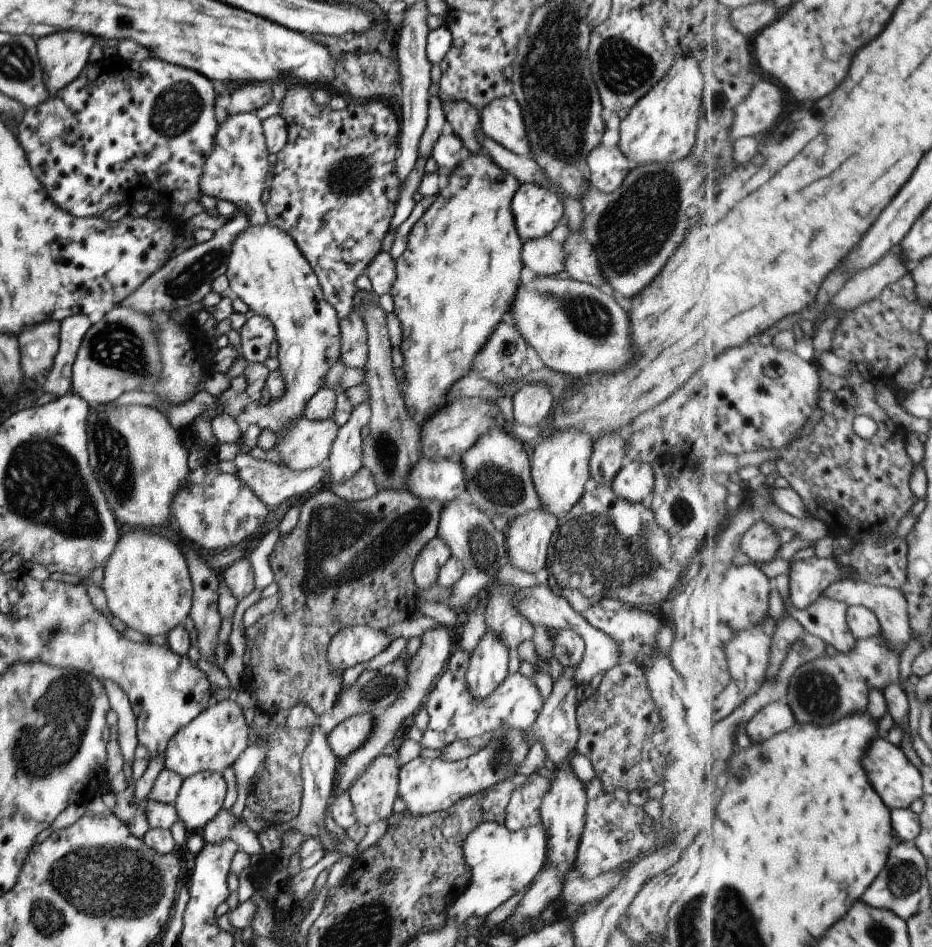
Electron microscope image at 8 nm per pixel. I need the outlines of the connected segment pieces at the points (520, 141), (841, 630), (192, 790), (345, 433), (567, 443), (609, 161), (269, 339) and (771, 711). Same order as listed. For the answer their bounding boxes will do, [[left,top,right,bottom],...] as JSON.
[[480,96,531,156],[794,597,858,652],[174,771,226,833],[328,402,371,484],[530,429,592,518],[588,145,632,192],[239,315,276,364],[744,702,797,743]]

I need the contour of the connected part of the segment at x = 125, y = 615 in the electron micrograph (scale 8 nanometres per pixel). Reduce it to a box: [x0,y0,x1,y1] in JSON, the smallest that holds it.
[101,529,192,638]

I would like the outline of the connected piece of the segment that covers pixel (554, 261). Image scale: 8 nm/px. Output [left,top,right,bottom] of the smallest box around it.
[521,235,564,277]

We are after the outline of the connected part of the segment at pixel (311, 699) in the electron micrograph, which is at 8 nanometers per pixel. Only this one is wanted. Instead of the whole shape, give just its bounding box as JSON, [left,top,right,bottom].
[242,489,443,717]

